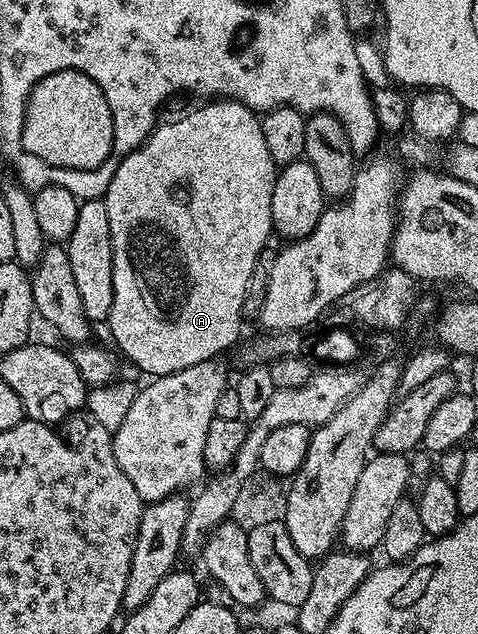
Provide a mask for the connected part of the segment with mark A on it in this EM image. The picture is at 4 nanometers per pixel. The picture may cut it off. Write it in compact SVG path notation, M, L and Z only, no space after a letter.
M215 98L200 104L203 104L200 108L193 109L188 116L183 116L172 124L160 123L140 148L122 157L119 164L114 165L115 173L109 182L107 195L103 197L105 210L109 210L109 234L113 242L113 306L105 324L106 327L111 327L111 336L115 339L116 346L141 371L148 372L148 377L151 378L173 374L177 370L197 366L197 362L222 357L226 348L231 348L236 343L235 348L240 343L239 323L244 323L245 320L243 303L249 278L253 275L255 264L260 263L262 256L259 255L262 254L267 239L273 236L271 203L277 165L269 154L269 146L265 146L260 117L236 100Z

